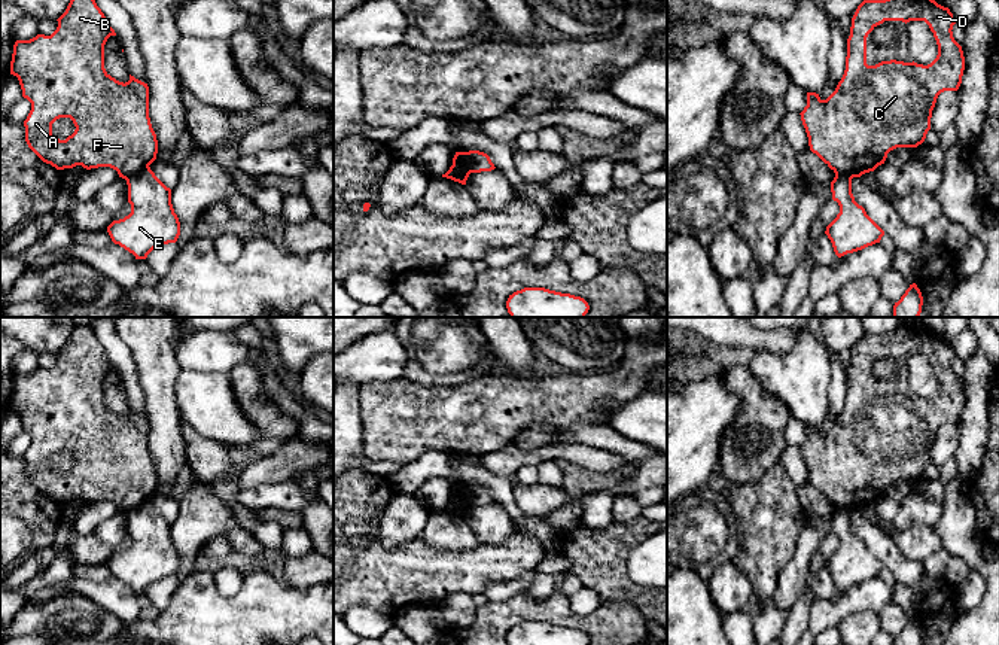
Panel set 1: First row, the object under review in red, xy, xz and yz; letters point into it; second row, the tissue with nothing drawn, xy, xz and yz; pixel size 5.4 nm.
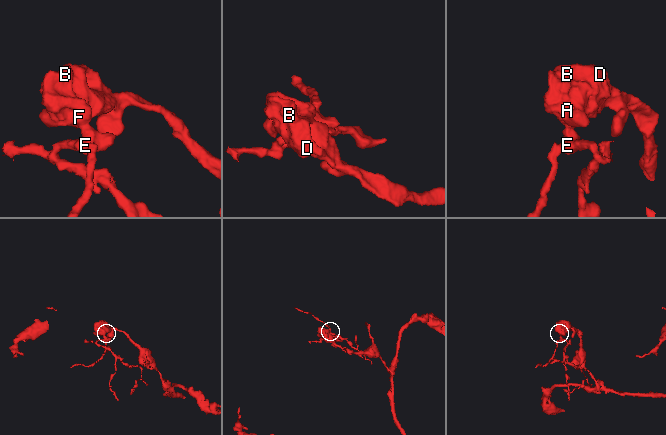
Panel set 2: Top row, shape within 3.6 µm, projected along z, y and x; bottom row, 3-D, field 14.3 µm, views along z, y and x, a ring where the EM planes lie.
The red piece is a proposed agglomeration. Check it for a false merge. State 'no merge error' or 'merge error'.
merge error

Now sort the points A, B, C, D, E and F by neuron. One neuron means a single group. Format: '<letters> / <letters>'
A B C D F / E

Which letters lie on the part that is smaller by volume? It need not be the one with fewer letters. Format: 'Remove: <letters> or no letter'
Remove: E

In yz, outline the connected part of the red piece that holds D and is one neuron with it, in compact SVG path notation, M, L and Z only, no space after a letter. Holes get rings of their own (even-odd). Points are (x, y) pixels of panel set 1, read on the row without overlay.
M902 323L884 334L864 334L852 352L841 414L826 433L816 426L807 426L807 439L799 447L810 484L835 508L861 511L884 498L890 484L922 478L931 463L938 429L957 425L962 417L965 390L953 371L954 358L950 343L938 338L922 323ZM884 355L925 355L938 378L936 392L928 399L896 393L868 399L866 371Z

